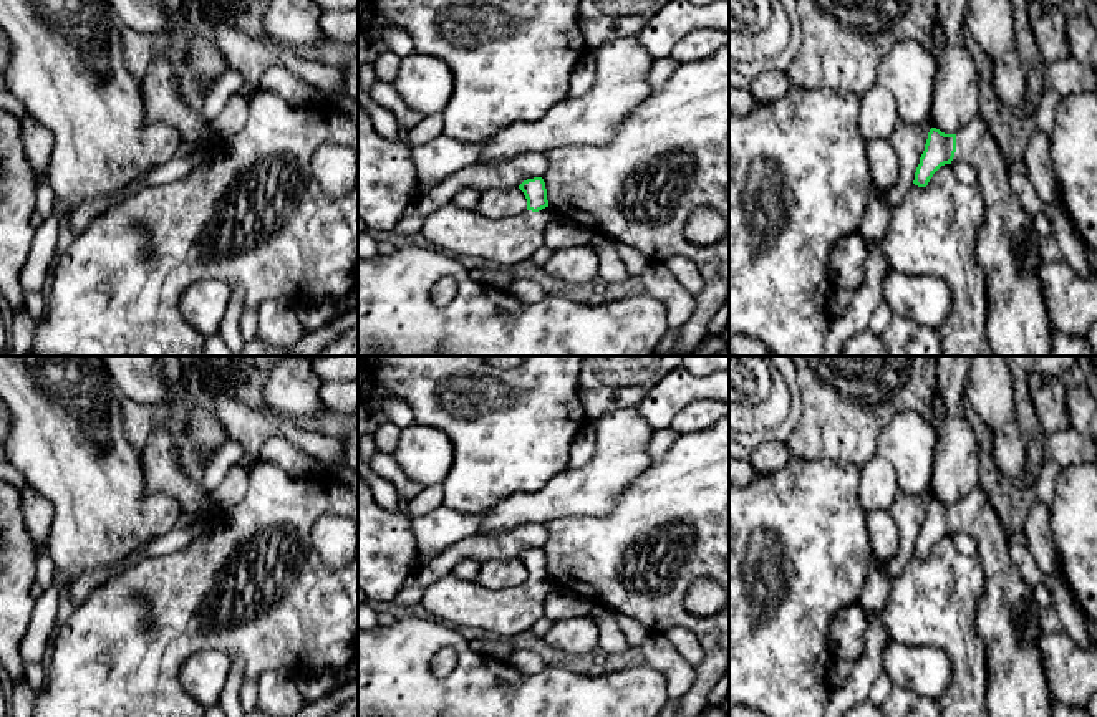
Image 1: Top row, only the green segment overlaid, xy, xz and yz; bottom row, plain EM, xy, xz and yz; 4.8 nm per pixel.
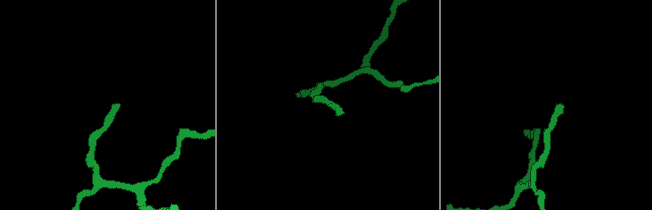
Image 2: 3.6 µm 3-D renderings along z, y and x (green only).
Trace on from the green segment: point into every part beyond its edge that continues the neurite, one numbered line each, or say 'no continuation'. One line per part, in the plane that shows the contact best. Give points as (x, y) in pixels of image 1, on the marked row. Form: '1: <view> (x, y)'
1: yz (1018, 325)

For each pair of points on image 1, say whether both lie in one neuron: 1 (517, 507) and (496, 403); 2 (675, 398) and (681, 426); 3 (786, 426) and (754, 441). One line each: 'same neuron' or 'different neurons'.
1: different neurons
2: different neurons
3: same neuron

